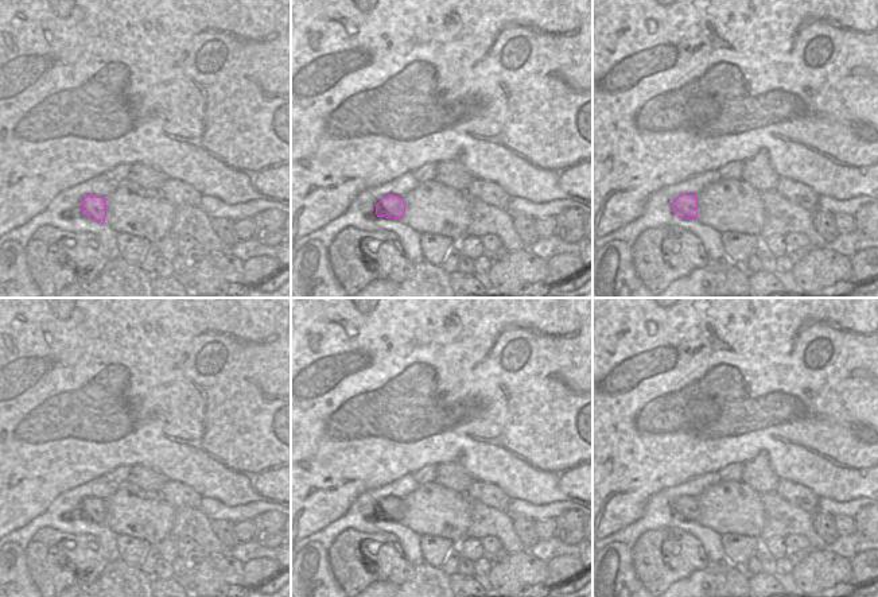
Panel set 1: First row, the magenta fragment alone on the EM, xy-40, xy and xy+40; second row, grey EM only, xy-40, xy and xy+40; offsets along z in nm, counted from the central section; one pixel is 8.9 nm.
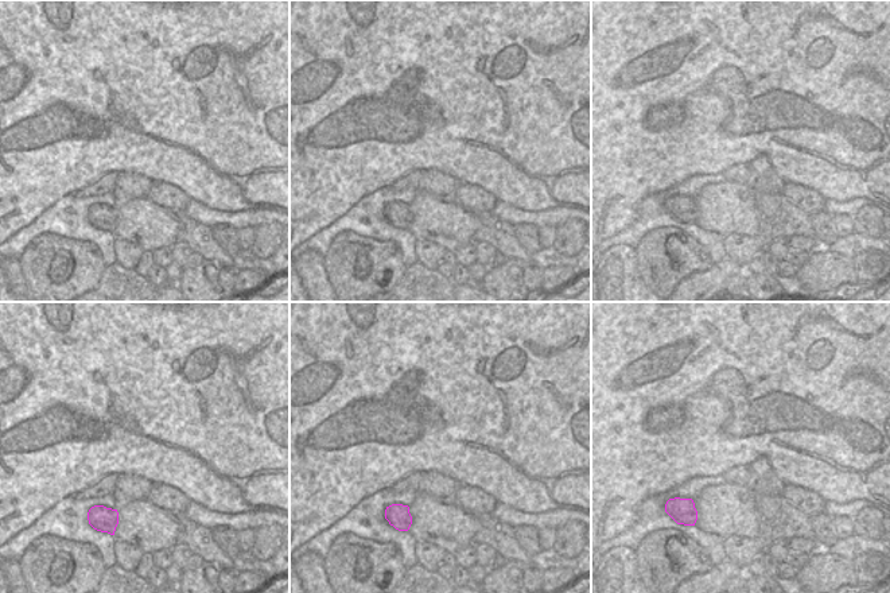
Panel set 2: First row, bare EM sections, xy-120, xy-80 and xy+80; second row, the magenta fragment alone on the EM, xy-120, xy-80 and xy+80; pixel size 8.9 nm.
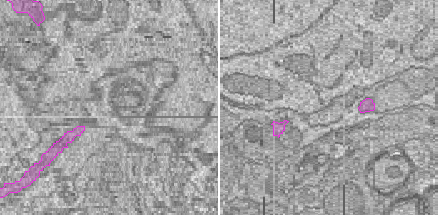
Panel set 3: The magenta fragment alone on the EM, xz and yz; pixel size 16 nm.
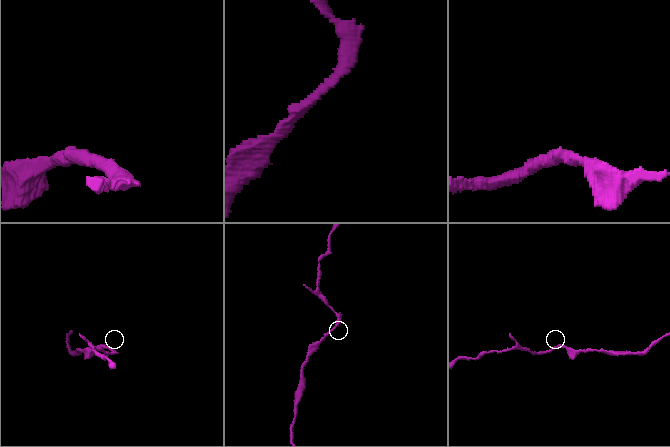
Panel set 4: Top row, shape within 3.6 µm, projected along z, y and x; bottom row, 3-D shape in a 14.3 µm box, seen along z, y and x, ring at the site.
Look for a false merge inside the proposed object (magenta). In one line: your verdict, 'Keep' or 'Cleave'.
Keep

